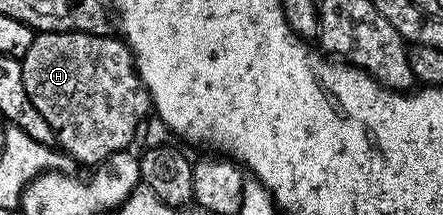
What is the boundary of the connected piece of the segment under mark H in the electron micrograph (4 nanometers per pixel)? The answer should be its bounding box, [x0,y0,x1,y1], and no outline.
[20,33,152,167]

